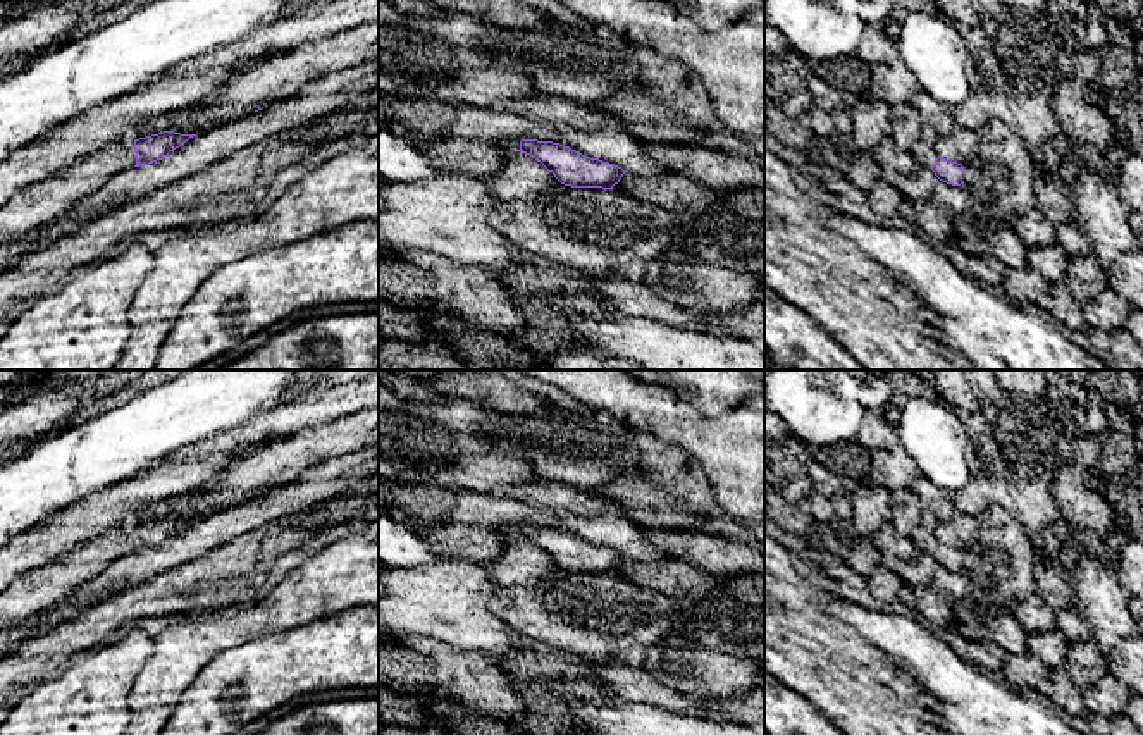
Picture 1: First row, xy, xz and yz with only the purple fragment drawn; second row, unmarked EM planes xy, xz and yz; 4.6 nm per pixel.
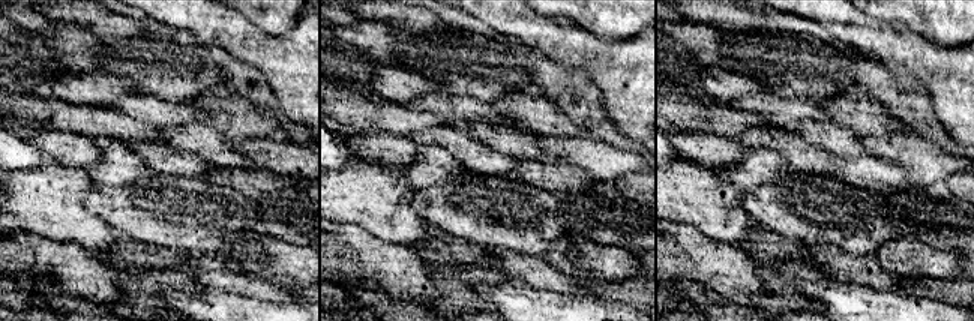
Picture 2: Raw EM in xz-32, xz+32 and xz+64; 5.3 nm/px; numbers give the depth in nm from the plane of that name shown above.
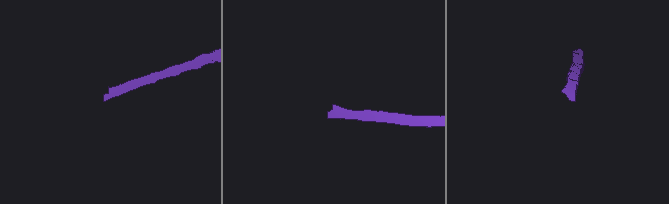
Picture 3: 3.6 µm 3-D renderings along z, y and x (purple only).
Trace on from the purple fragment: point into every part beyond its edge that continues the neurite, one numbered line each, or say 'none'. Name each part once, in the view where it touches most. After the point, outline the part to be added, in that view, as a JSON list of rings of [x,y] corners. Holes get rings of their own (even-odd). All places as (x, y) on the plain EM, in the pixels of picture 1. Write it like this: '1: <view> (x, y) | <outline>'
1: xy (35, 591) | [[[129,522],[84,542],[62,559],[24,571],[0,592],[0,628],[21,625],[50,609],[134,551],[134,525]]]

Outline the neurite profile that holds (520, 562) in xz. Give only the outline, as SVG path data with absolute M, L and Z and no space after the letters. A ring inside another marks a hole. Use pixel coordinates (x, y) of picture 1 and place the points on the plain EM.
M506 537L497 559L485 563L487 580L497 587L527 584L563 571L553 558L523 537Z

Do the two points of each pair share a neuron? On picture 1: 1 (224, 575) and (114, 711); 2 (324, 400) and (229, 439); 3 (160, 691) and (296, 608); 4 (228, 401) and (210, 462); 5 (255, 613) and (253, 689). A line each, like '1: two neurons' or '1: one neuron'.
1: two neurons
2: one neuron
3: one neuron
4: two neurons
5: two neurons

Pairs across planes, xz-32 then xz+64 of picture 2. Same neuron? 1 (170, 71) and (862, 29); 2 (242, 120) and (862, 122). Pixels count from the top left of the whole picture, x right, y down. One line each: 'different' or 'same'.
1: different
2: same

